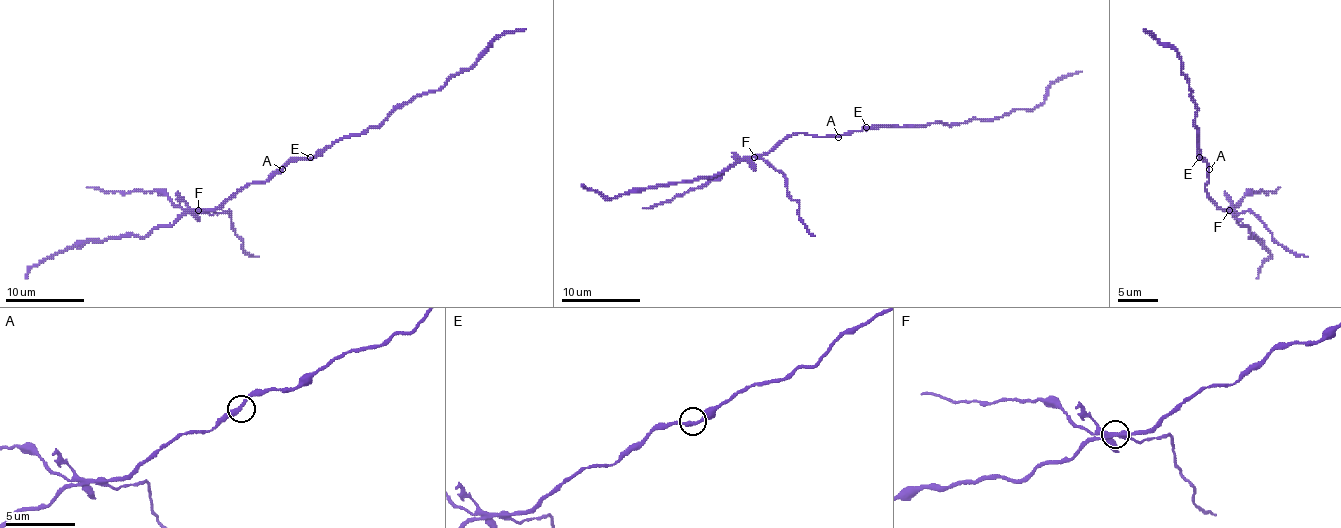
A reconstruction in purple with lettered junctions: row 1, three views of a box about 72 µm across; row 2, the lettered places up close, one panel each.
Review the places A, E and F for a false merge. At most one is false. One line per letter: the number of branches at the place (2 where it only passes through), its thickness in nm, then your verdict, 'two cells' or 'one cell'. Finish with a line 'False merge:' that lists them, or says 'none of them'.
A: 2 branches meet; 240 nm thick; one cell
E: 2 branches meet; 300 nm thick; one cell
F: 3 branches meet; 280 nm thick; two cells
False merge: F

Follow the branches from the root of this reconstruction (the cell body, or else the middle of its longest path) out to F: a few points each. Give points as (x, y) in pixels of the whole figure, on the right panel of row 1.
F: (1209, 167), (1205, 191), (1219, 207), (1228, 211)

